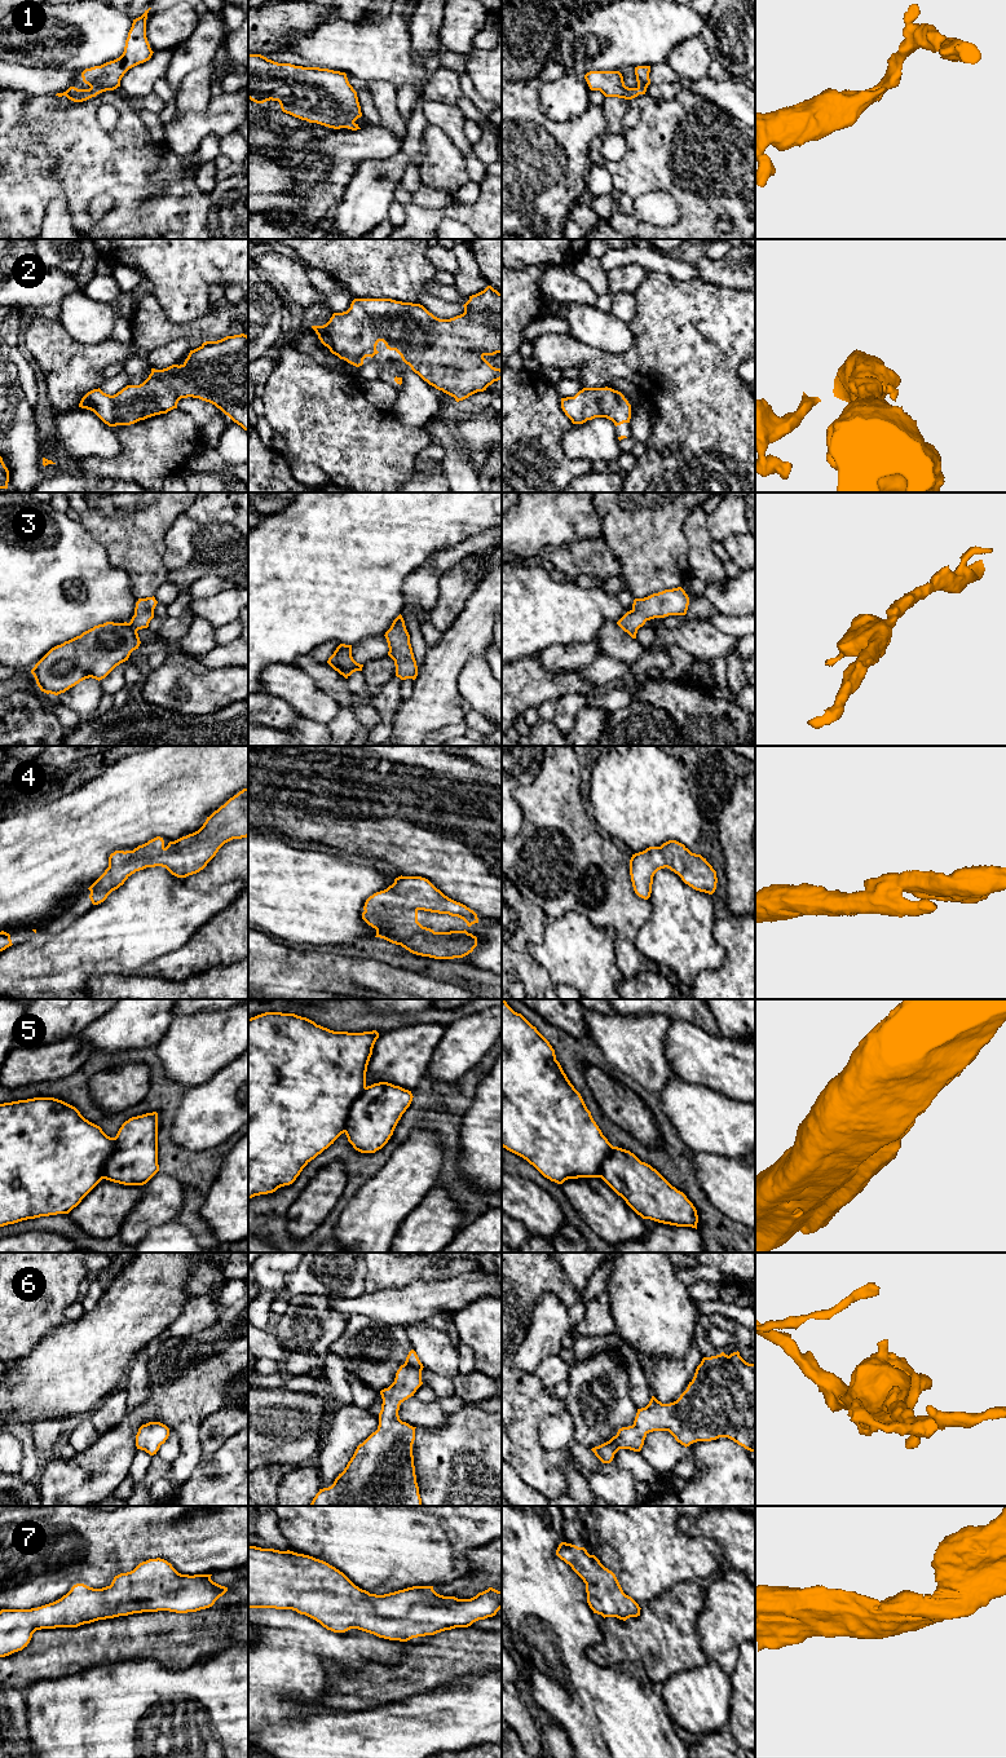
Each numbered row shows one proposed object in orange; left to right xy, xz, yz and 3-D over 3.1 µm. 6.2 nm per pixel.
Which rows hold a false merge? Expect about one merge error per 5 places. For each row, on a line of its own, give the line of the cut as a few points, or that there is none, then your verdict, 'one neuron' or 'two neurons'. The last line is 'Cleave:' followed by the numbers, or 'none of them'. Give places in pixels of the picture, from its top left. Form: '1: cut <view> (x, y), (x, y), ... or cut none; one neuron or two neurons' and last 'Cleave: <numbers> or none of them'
1: cut none; one neuron
2: cut none; one neuron
3: cut none; one neuron
4: cut none; one neuron
5: cut xz (366, 1087), (352, 1104), (344, 1131); two neurons
6: cut none; one neuron
7: cut none; one neuron
Cleave: 5

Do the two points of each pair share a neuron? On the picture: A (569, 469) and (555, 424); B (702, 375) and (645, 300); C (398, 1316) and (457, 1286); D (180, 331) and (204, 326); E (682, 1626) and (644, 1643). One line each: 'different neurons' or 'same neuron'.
A: same neuron
B: same neuron
C: same neuron
D: same neuron
E: same neuron

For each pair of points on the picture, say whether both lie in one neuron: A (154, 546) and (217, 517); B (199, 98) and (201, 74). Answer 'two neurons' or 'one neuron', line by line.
A: two neurons
B: one neuron

